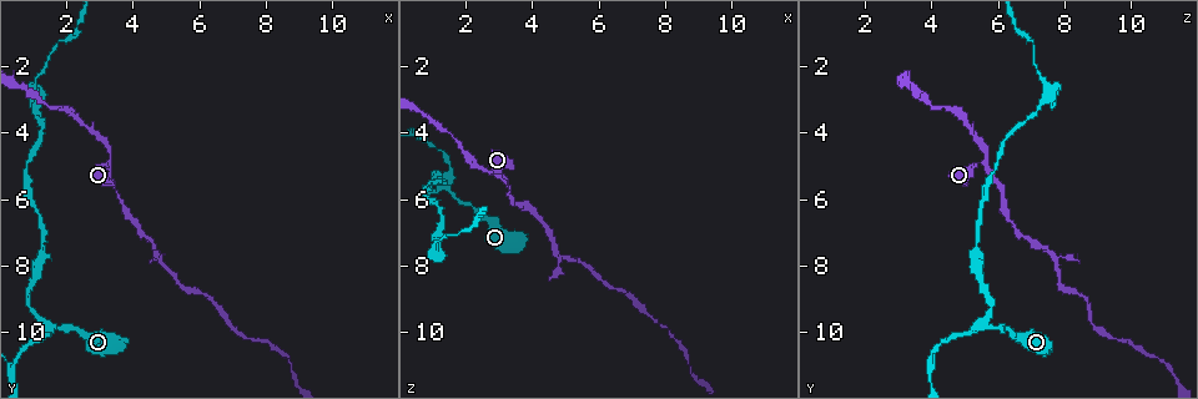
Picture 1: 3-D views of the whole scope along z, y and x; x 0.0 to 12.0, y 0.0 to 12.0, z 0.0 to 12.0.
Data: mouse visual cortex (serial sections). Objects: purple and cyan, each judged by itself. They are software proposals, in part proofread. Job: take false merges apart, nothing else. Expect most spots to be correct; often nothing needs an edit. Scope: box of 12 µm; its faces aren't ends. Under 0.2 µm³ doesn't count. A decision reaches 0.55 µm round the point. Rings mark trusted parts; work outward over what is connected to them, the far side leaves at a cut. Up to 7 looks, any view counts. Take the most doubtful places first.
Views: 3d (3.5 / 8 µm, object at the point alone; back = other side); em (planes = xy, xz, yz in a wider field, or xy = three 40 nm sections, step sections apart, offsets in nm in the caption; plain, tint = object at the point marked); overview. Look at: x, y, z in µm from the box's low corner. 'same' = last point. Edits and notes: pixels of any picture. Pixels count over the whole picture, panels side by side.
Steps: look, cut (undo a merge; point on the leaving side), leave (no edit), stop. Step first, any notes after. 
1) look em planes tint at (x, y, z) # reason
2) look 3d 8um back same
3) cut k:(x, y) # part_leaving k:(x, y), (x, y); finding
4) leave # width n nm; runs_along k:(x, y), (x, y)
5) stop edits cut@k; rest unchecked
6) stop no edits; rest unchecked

look 3d 3.5um at (3.4, 4.7, 5.7) # abrupt turn

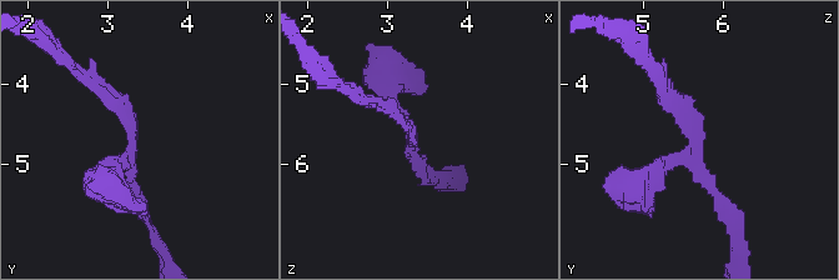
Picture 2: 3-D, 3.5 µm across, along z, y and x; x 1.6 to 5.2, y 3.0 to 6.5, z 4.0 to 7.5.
look em xy step 3 tint at (3.35, 4.70, 5.65)

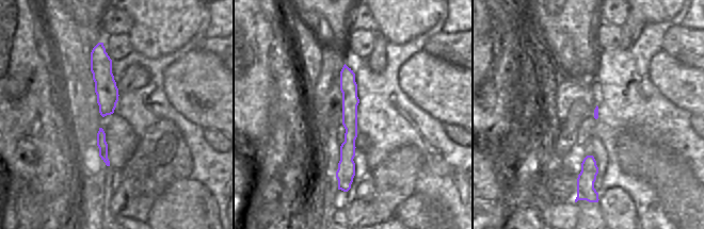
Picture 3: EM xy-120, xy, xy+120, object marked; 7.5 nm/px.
leave # one cell here

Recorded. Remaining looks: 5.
look 3d 3.5um at (1.5, 9.9, 5.7)

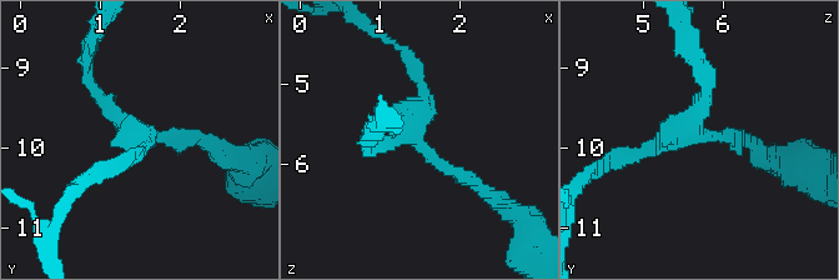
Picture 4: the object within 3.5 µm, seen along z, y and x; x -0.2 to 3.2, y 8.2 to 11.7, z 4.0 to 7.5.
look em xy step 2 tint at (1.45, 9.80, 5.60) # arms 3; arm_widths 150, 150, 150 nm

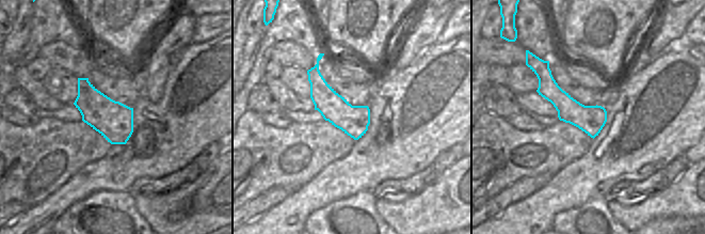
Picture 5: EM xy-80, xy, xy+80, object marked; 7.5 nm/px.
leave # all the same cell

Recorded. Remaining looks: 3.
look 3d 3.5um at (1.0, 2.8, 7.6) # abrupt turn

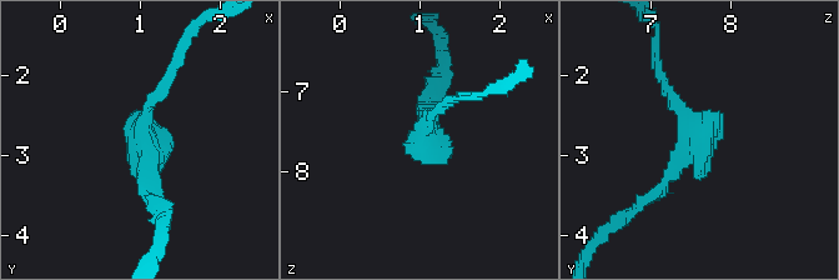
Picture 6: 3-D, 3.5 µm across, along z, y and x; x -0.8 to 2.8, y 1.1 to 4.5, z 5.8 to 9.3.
look em xy step 5 plain at (1.05, 2.75, 7.55) # arm_widths 150, 150 nm; shape alone is not enough

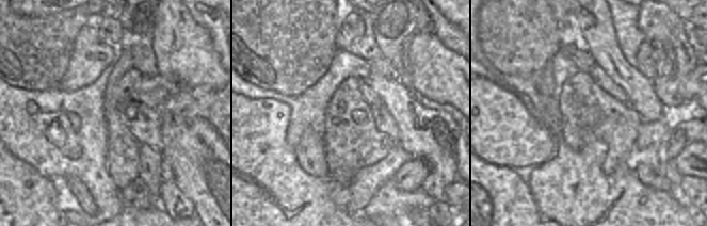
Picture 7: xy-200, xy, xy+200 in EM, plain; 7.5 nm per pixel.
look em xy step 5 tint same

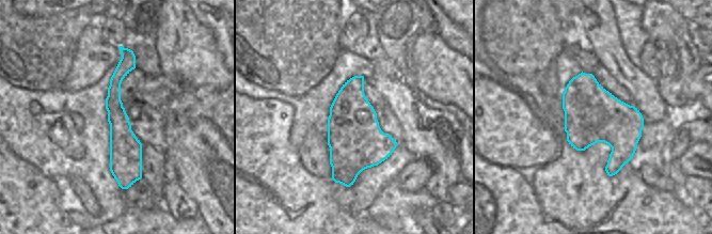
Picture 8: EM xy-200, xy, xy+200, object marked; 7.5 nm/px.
leave # runs_along 8:(125, 50), (114, 87), (120, 181); all the same cell

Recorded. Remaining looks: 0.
stop no edits; rest unchecked

